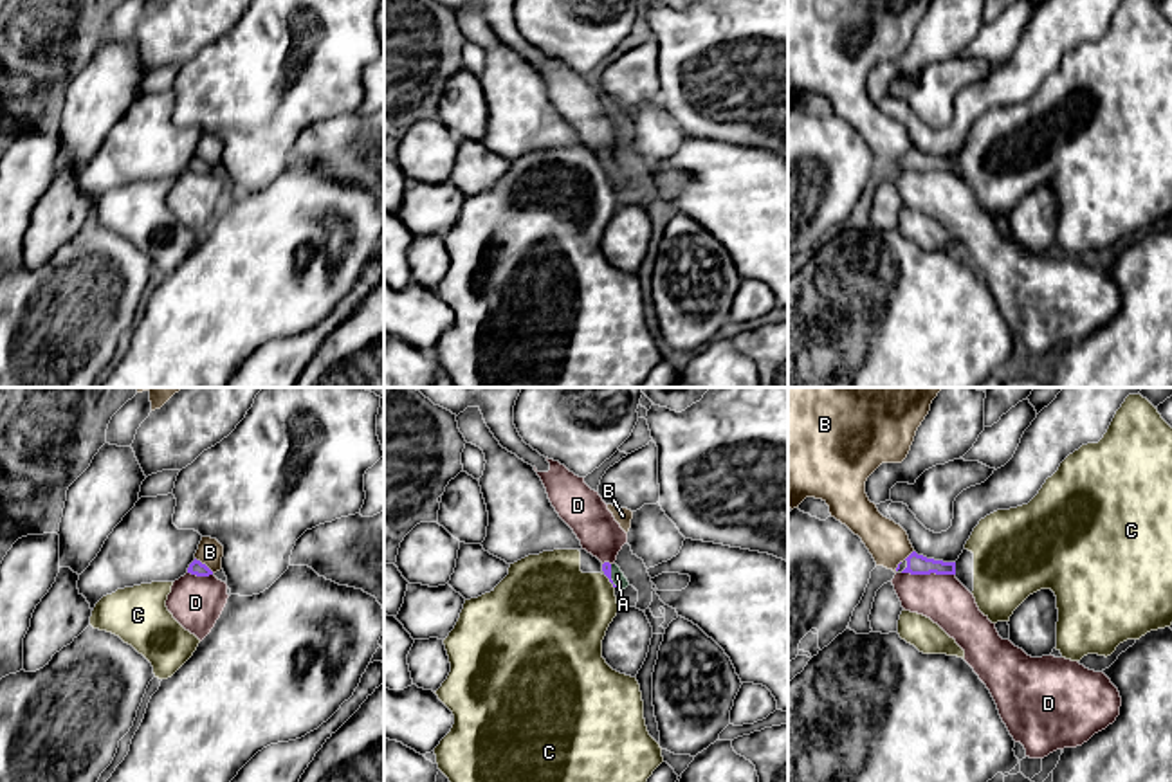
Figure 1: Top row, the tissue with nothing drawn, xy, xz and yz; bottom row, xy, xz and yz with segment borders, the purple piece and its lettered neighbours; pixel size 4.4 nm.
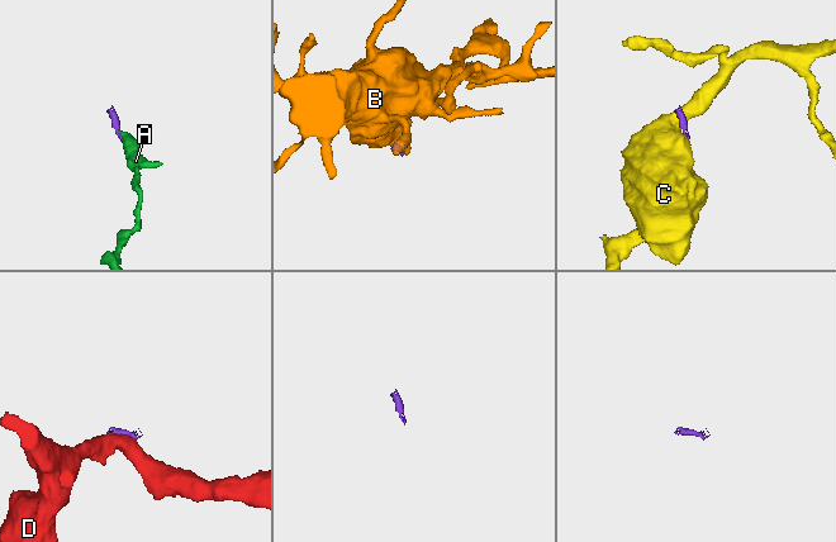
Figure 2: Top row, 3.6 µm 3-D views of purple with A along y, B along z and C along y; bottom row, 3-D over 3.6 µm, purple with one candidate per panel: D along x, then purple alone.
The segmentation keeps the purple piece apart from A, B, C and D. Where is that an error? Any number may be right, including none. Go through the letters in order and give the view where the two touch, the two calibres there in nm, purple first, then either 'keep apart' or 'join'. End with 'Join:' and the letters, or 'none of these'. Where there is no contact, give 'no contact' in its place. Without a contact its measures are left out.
A: xz | 50/60 nm | join
B: xy | 70/120 nm | keep apart
C: xz | 50/400 nm | keep apart
D: yz | 100/220 nm | keep apart
Join: A

